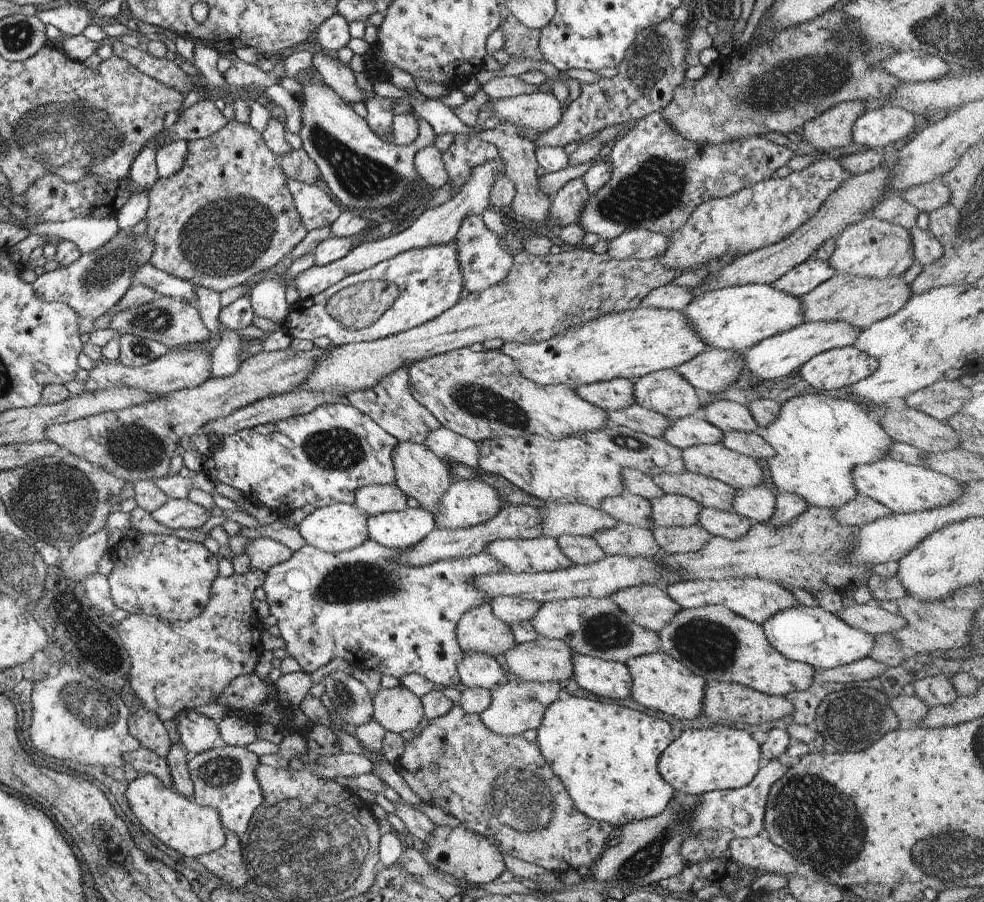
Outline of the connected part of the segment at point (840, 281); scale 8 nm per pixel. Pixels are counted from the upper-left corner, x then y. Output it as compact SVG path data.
M842 273L819 284L800 300L806 321L846 321L864 330L876 321L896 314L912 295L911 284L904 281L903 275L877 279Z

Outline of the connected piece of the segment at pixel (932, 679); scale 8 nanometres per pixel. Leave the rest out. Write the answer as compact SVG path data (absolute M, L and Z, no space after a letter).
M945 673L929 675L914 683L915 695L929 707L951 705L959 696Z

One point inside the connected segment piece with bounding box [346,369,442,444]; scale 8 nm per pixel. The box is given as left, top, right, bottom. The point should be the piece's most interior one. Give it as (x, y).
(390, 403)

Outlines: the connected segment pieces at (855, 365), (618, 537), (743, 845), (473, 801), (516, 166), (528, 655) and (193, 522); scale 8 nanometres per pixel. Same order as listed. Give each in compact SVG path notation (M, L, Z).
M852 345L813 356L801 366L797 374L819 392L848 388L874 374L877 368L878 361L873 355Z
M617 522L614 528L598 531L593 537L607 555L654 557L661 553L652 530L631 524Z
M758 833L749 839L732 839L730 845L728 846L727 856L732 858L734 862L740 866L748 866L750 868L755 868L758 873L780 873L784 874L787 878L796 875L795 866L800 862L794 862L794 858L789 852L786 852L783 848L775 845L766 836L760 836Z
M459 704L452 707L448 714L440 718L432 719L428 723L428 726L426 726L415 739L406 741L404 754L400 755L400 758L393 766L398 771L398 774L407 782L412 792L420 797L423 802L431 802L433 805L444 809L447 813L454 815L461 822L461 825L464 825L468 830L480 832L481 835L494 835L495 838L499 840L500 846L506 854L529 863L534 863L555 874L560 874L567 870L577 870L581 873L588 871L590 864L596 862L600 858L602 851L607 846L607 842L617 832L617 828L611 824L604 821L598 822L582 814L580 810L573 805L573 800L569 797L563 782L560 782L560 779L552 772L552 769L548 766L544 756L542 756L536 742L528 741L522 737L522 735L501 735L500 733L495 733L482 722L479 714L464 712Z
M497 122L491 129L484 129L476 134L483 141L494 143L497 146L499 156L503 161L503 173L515 186L515 197L511 204L512 210L520 219L533 220L536 223L547 223L550 220L551 198L542 193L537 187L538 177L536 169L539 167L537 156L535 155L535 144L520 135L523 127L512 123Z
M542 637L516 645L505 655L509 670L532 682L564 682L573 678L573 650L567 642Z
M172 497L151 515L154 520L170 530L174 528L197 529L204 526L212 516L201 504L196 504L188 498Z

